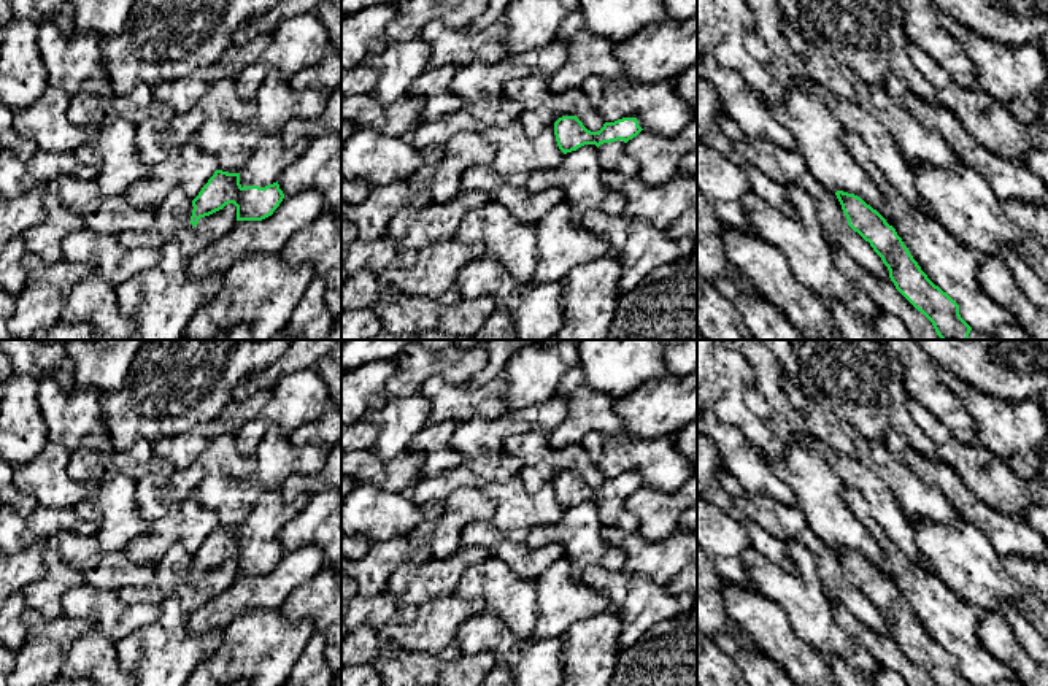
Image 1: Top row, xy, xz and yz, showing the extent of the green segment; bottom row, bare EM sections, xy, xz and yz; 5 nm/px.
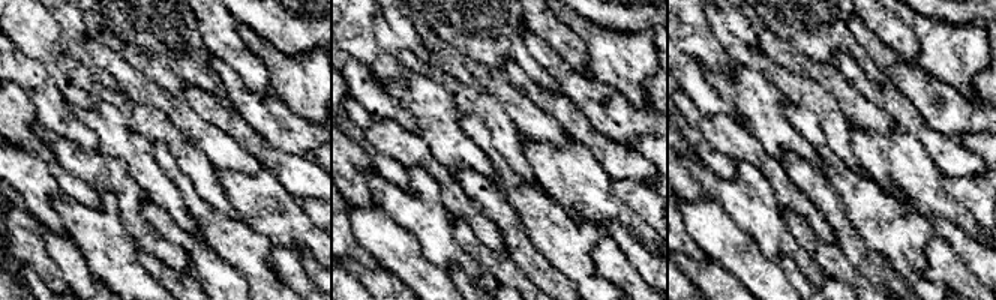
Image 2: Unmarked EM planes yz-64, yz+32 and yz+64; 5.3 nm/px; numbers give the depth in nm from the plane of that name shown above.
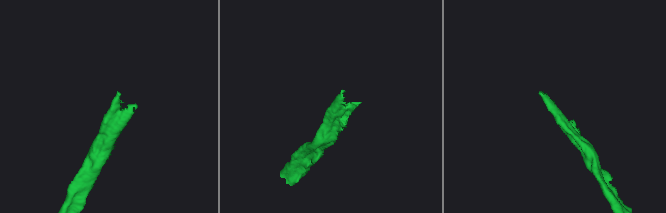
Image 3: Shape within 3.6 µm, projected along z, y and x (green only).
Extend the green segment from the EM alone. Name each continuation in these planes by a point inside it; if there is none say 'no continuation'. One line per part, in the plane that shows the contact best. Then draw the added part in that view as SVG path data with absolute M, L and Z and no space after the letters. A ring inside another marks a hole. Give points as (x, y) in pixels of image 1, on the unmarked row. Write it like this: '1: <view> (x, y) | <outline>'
1: xy (265, 521) | M279 491L265 492L241 524L240 540L265 543L279 535L286 522L299 514L308 497L300 495L295 502L284 502Z

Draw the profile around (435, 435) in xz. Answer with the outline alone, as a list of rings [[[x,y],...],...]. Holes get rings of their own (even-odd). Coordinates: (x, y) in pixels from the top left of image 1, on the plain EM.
[[[451,421],[429,422],[419,434],[411,438],[406,451],[424,453],[427,457],[419,476],[405,491],[400,492],[402,495],[410,495],[418,480],[435,476],[464,462],[460,453],[448,446],[448,441],[456,427],[457,424]]]

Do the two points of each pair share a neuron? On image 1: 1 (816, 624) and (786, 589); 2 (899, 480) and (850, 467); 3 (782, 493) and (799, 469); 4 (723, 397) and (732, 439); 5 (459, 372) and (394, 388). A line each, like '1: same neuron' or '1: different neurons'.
1: same neuron
2: different neurons
3: different neurons
4: different neurons
5: same neuron

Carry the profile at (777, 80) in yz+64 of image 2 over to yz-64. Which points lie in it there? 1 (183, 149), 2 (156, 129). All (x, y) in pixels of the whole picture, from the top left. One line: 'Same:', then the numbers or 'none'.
Same: 1, 2

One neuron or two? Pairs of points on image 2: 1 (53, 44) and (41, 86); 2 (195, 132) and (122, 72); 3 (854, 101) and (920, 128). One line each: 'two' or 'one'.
1: two
2: one
3: two

